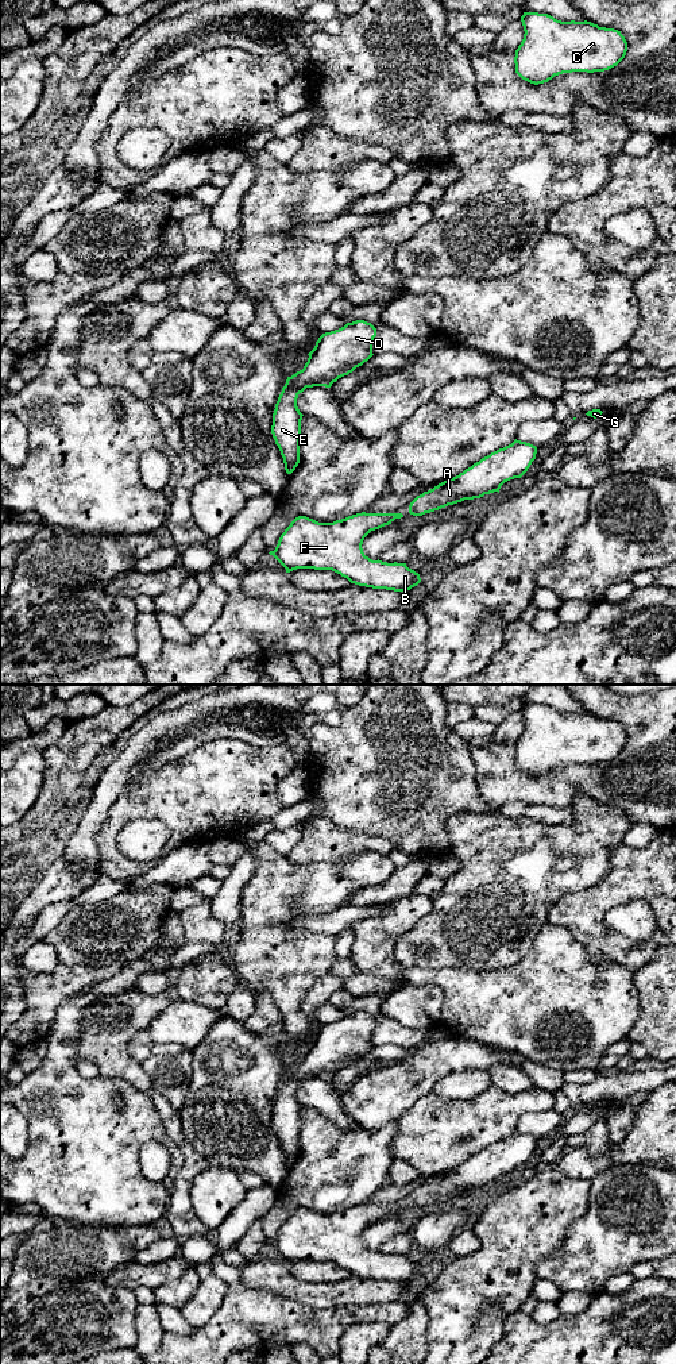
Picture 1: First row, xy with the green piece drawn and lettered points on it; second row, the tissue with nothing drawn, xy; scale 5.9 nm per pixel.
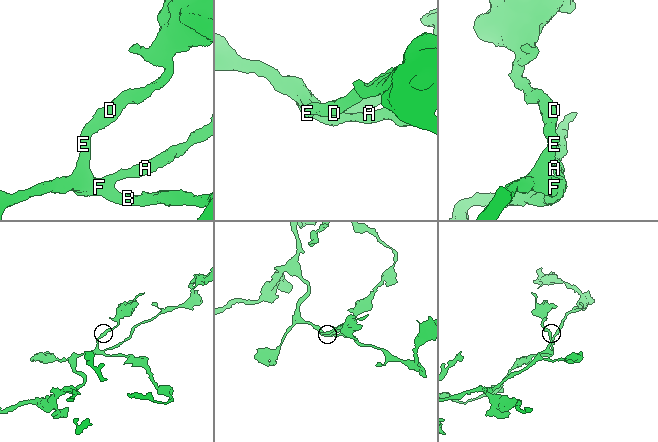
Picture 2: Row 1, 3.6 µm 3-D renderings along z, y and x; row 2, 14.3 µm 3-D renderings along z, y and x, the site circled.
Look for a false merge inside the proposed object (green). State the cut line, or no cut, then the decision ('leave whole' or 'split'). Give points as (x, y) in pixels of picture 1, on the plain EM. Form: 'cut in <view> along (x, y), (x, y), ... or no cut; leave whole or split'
no cut; leave whole

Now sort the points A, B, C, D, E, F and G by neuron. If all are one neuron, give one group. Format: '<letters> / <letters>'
A B C D E F G

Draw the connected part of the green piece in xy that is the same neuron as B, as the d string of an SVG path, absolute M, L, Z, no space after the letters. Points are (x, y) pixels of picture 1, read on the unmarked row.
M356 1205L333 1214L295 1209L281 1226L273 1247L290 1264L297 1260L332 1261L351 1275L407 1283L421 1274L406 1255L372 1252L364 1247L364 1229L391 1215L402 1205Z

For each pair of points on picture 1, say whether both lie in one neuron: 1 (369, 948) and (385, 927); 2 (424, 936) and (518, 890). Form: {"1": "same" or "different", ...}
{"1": "same", "2": "same"}

